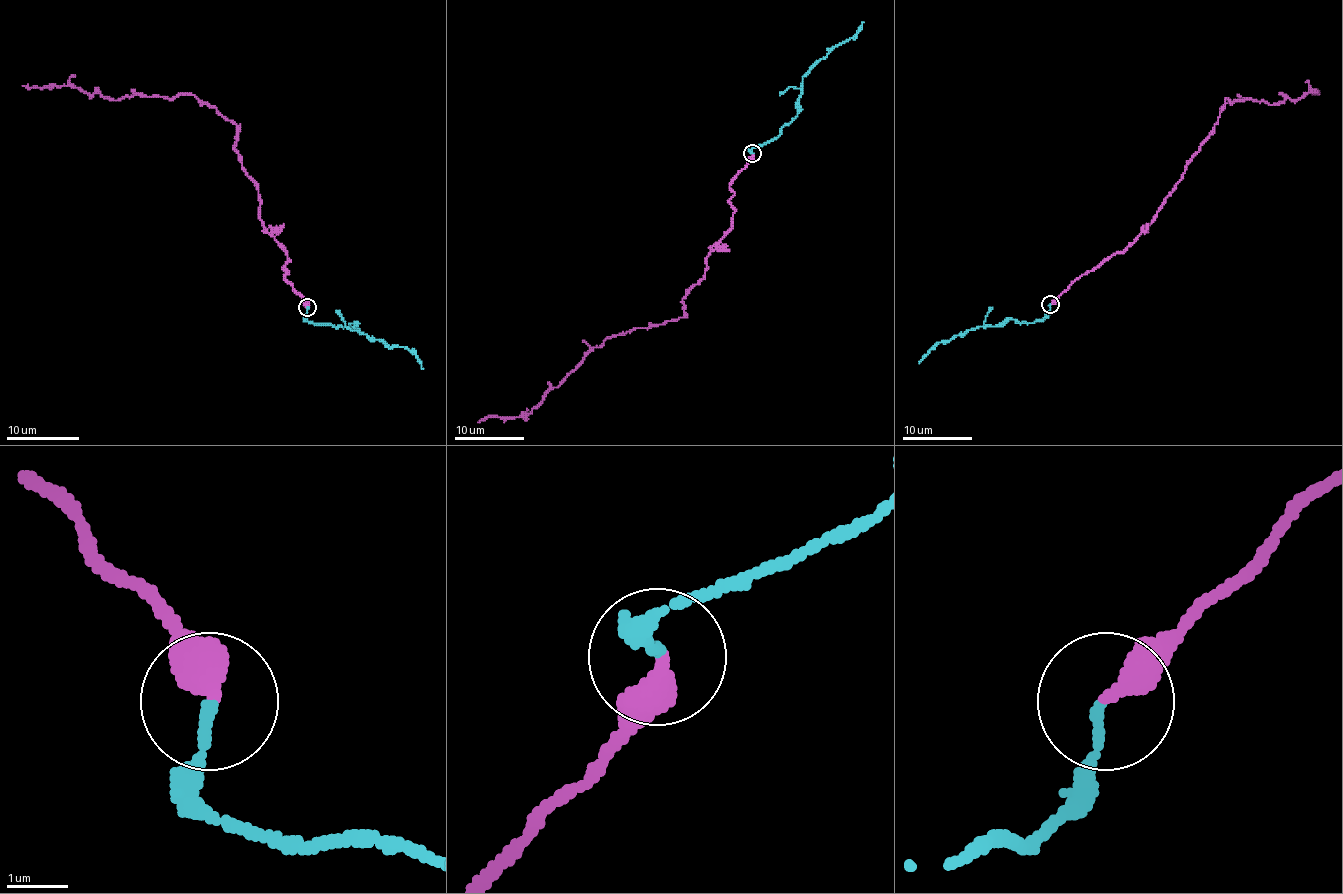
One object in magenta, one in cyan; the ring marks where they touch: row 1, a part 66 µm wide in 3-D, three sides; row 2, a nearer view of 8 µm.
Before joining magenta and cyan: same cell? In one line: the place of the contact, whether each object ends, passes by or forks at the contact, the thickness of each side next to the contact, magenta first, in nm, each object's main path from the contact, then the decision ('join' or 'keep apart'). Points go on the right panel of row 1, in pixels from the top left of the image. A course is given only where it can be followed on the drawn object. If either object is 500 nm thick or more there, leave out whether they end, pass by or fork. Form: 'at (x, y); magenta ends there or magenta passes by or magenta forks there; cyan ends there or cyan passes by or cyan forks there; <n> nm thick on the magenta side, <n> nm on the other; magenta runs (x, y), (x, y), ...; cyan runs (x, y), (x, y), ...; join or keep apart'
at (1050, 304); magenta ends there; cyan ends there; 400 nm thick on the magenta side, 160 nm on the other; magenta runs (1050, 304), (1083, 274), (1123, 251), (1151, 222), (1214, 127), (1225, 99), (1279, 104), (1286, 97), (1319, 90); cyan runs (1050, 304), (1045, 318), (1032, 323), (1005, 319), (994, 326), (954, 335), (936, 344), (919, 363); join

